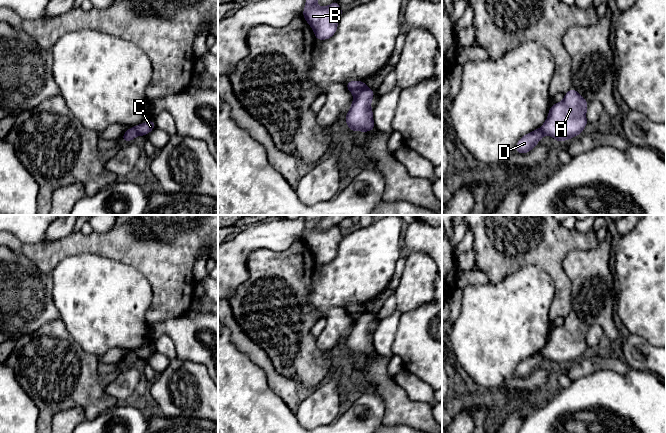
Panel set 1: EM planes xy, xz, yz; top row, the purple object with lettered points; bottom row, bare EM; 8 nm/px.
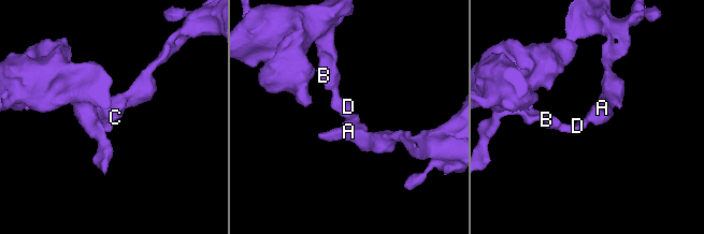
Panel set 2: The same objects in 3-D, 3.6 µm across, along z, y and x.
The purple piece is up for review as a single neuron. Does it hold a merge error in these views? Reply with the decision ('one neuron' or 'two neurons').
two neurons

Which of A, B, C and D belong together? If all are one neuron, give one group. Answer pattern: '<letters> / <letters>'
A C / B D

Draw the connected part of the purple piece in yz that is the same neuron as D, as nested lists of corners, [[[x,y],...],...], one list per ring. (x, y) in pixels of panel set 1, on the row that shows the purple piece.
[[[541,129],[533,130],[531,133],[528,133],[521,137],[516,144],[515,152],[520,154],[526,154],[531,151],[544,136],[544,133]]]

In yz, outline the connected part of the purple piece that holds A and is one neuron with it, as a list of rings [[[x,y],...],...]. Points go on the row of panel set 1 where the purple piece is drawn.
[[[573,87],[564,94],[564,100],[550,106],[547,120],[540,128],[544,135],[562,142],[580,135],[588,124],[587,102]]]

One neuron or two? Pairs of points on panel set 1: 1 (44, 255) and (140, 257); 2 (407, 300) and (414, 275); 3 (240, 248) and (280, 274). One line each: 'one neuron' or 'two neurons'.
1: one neuron
2: one neuron
3: two neurons

